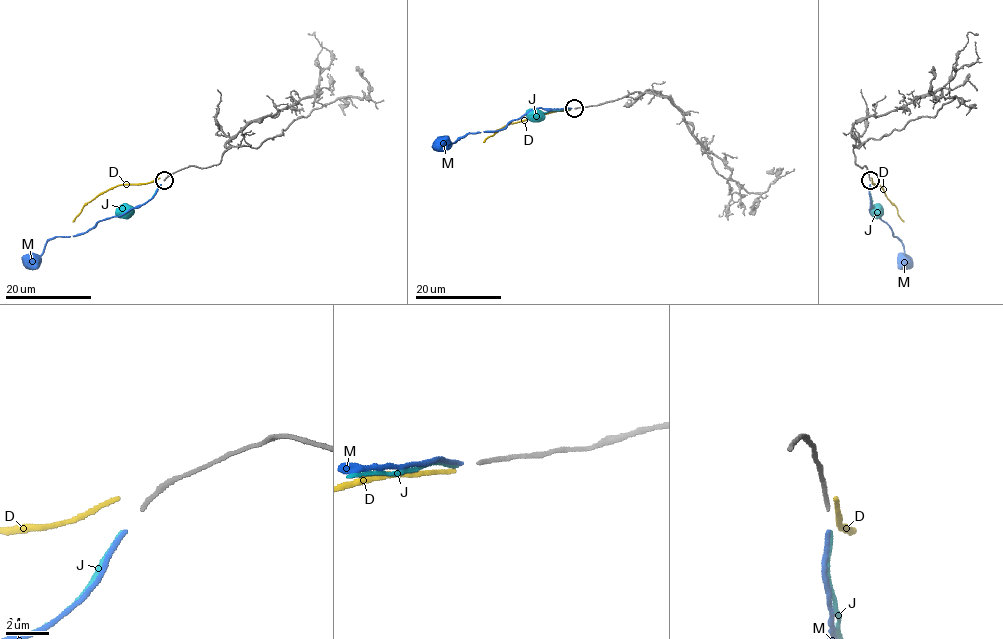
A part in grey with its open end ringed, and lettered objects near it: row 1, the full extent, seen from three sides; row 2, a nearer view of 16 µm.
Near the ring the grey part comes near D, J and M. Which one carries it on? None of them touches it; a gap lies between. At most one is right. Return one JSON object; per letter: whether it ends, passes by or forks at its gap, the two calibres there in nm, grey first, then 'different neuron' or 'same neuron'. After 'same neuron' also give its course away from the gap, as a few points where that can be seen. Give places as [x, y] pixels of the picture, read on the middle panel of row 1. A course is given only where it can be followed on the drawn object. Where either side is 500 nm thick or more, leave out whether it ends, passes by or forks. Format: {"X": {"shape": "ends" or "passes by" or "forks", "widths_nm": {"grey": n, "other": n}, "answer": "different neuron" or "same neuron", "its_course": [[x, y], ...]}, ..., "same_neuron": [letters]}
{"D": {"shape": "ends", "widths_nm": {"grey": 190, "other": 200}, "answer": "different neuron"}, "J": {"shape": "ends", "widths_nm": {"grey": 190, "other": 150}, "answer": "different neuron"}, "M": {"shape": "ends", "widths_nm": {"grey": 190, "other": 200}, "answer": "different neuron"}, "same_neuron": []}

